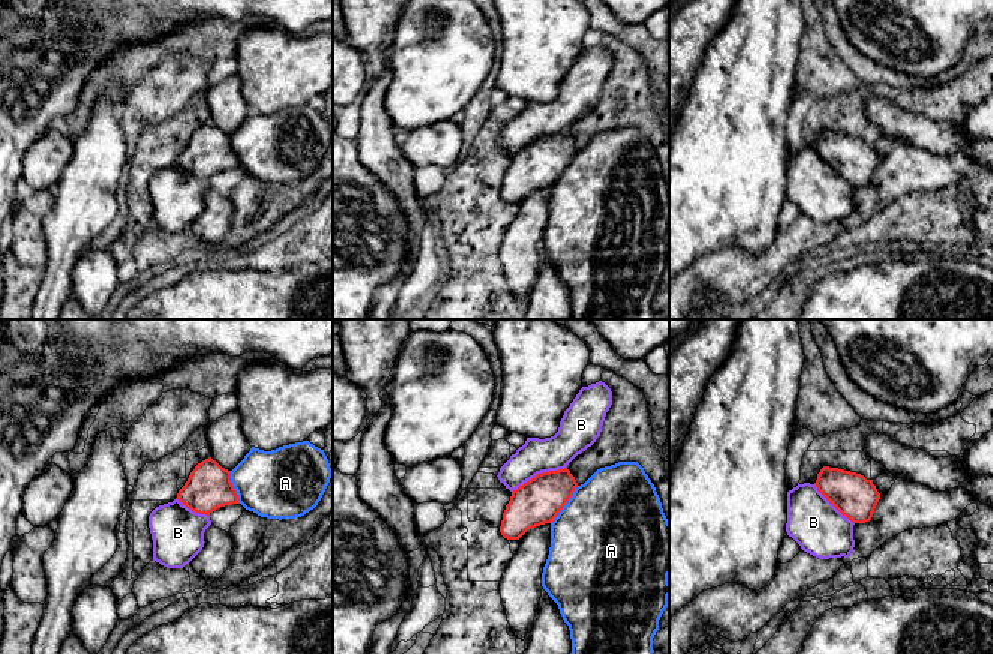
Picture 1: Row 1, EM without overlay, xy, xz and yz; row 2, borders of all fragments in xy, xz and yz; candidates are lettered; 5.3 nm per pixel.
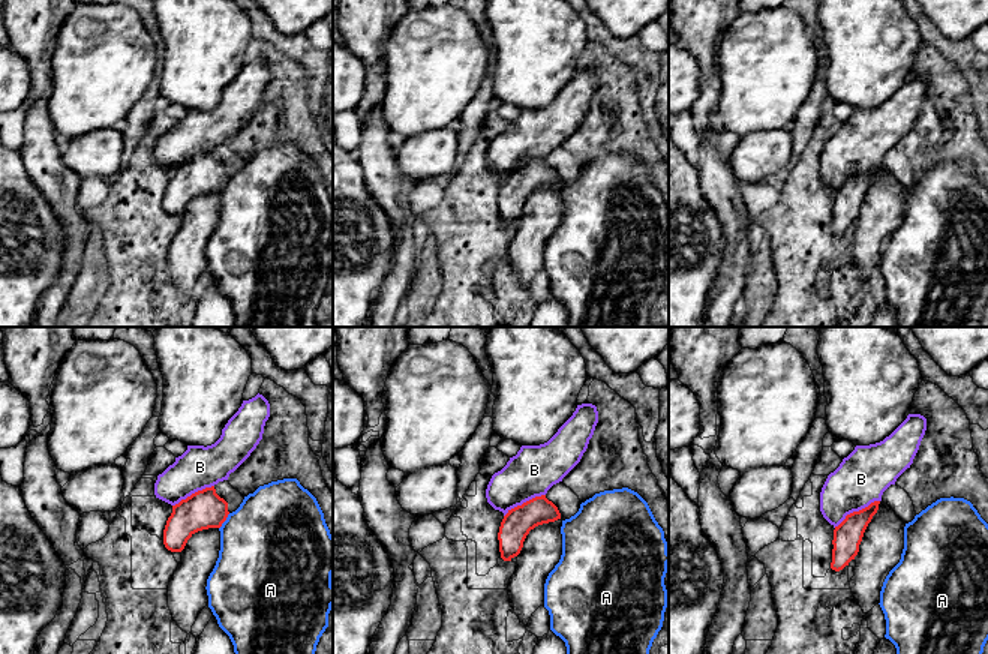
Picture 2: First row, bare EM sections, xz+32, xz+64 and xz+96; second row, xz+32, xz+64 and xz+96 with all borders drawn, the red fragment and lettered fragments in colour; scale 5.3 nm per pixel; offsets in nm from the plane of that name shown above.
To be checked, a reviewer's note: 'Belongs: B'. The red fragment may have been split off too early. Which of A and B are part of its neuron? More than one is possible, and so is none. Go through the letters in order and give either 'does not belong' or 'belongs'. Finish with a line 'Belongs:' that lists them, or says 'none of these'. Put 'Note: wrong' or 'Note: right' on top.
Note: right
A: does not belong
B: belongs
Belongs: B

